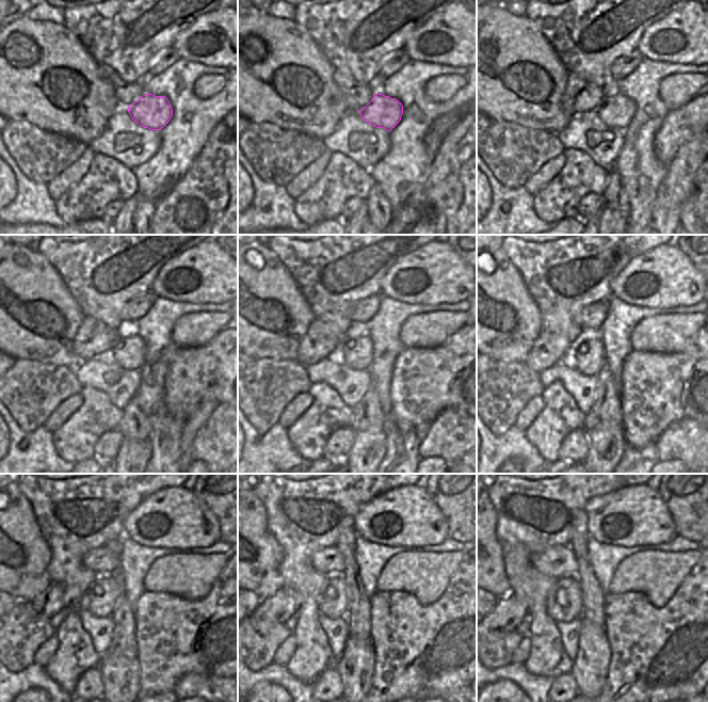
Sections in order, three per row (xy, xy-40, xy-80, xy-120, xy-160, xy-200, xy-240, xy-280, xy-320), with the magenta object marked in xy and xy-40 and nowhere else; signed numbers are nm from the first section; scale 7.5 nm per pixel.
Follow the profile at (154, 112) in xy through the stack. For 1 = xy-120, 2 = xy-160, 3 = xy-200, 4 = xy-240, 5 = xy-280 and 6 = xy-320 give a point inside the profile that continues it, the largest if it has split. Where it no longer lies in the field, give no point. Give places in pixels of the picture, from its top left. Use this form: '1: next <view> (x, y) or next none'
1: next xy-120 (129, 352)
2: next xy-160 (357, 353)
3: next xy-200 (590, 360)
4: next xy-240 (99, 597)
5: next xy-280 (332, 602)
6: next xy-320 (564, 603)

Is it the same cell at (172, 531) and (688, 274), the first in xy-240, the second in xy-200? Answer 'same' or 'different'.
same

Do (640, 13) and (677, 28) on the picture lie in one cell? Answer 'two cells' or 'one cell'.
two cells

